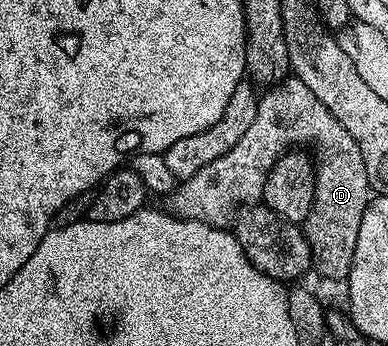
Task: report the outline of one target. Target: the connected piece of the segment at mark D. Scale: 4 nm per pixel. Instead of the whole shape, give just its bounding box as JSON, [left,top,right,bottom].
[256,75,372,282]

